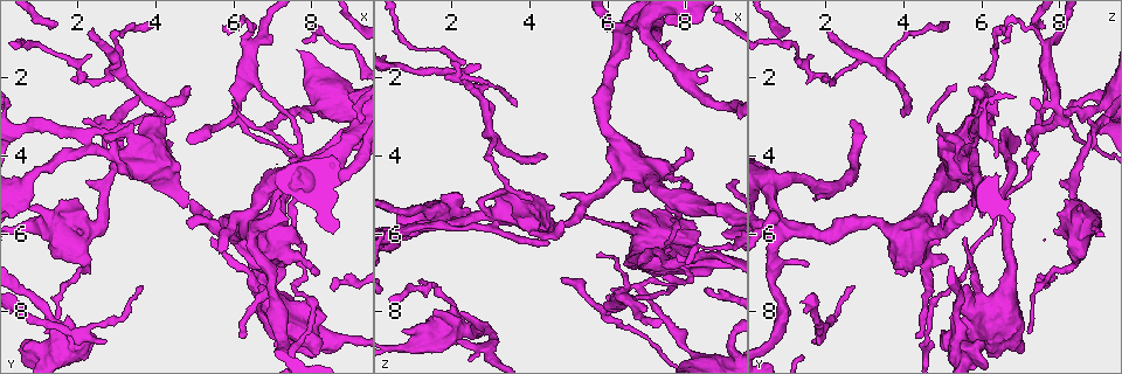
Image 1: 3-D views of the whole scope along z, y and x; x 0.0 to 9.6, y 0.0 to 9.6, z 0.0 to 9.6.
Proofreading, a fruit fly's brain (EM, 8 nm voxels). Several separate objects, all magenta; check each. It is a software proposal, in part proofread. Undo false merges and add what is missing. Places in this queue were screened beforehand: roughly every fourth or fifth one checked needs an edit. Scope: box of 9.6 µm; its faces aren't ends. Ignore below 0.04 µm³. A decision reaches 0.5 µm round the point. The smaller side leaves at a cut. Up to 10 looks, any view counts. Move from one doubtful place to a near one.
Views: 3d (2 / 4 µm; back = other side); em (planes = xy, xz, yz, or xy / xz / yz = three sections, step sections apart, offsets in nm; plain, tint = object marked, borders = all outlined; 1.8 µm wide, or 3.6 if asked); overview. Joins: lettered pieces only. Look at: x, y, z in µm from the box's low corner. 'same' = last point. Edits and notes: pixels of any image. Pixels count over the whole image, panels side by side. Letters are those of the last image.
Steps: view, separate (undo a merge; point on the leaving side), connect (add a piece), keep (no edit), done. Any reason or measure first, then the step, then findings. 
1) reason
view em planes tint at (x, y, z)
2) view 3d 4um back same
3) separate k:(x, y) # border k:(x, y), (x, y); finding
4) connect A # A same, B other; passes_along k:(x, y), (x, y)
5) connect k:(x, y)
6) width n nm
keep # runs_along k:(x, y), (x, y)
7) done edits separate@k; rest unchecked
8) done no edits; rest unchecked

arms part here
view em planes tint at (2.25, 3.85, 5.70)

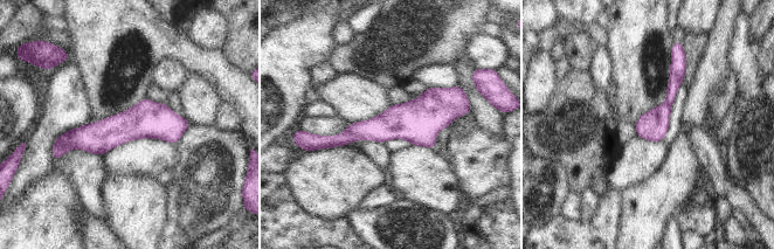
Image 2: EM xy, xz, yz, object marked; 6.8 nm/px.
view em planes borders same

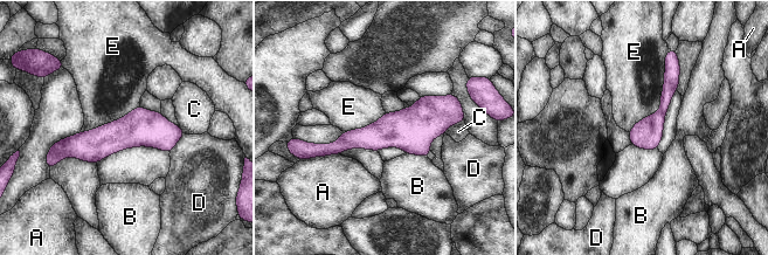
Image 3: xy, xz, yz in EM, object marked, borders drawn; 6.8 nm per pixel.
separate 3:(671, 80) # A other, B other, C other, D other, E other; part_leaving 3:(668, 64), (670, 88), (663, 108); two neurons meet here

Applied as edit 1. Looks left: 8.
thick turns thin
view em 3.6um planes plain at (7.55, 4.75, 6.75)

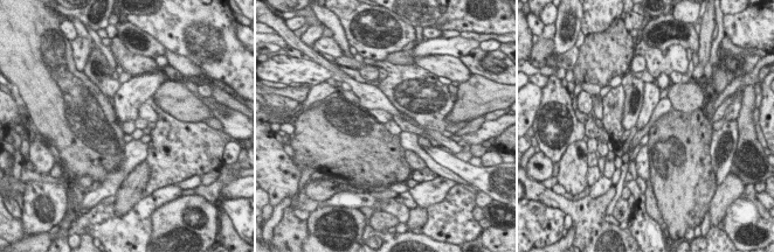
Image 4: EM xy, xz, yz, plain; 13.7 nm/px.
view em 3.6um planes tint same

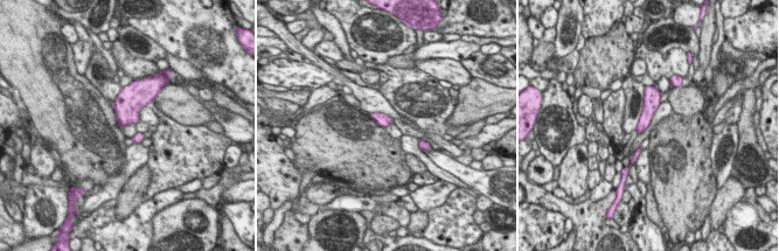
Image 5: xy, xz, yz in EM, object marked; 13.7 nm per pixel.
view em 3.6um planes borders same

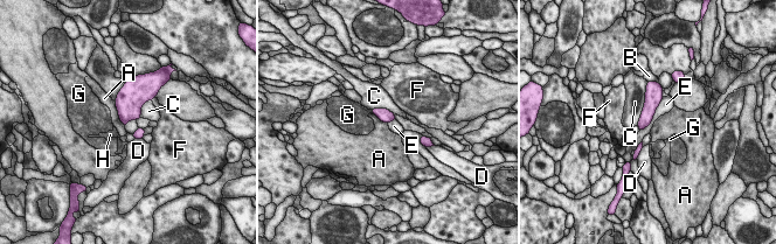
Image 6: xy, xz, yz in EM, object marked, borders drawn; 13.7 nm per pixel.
keep # A other, B other, C other, D other, E other, F other, G other, H other; all the same neuron

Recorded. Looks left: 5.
view overview

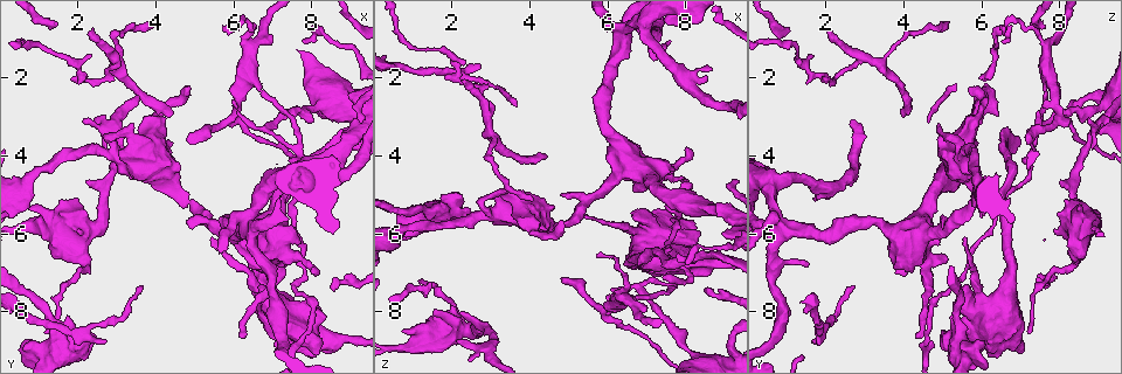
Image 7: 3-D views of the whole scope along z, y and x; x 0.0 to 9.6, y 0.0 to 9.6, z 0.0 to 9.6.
branch stops here
view em planes borders at (2.20, 4.70, 8.05)

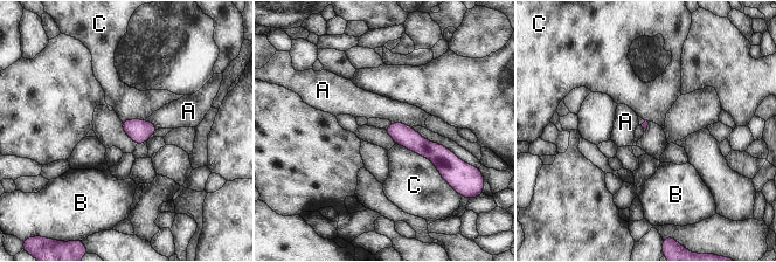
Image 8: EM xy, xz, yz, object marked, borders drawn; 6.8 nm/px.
keep # A other, B other, C other; border 8:(392, 123), (400, 122), (410, 128); no lettered piece goes on from it

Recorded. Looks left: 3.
an open end
view em xy step 8 borders at (2.30, 0.80, 2.15)

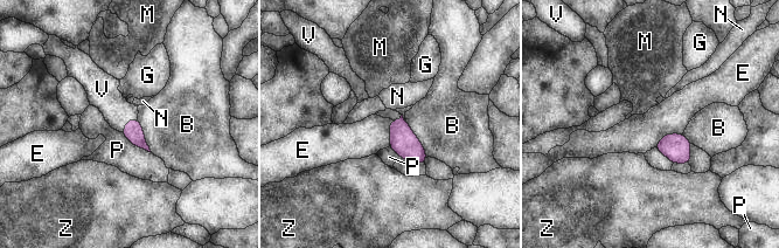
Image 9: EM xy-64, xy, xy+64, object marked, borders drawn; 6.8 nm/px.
cut it another way
view em planes borders same

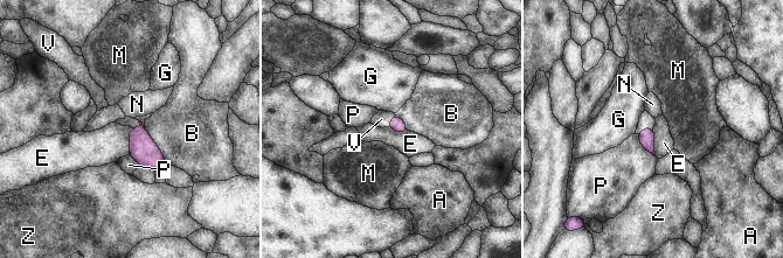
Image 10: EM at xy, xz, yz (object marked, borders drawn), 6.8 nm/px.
connect V # A other, B other, E other, G other, M other, N other, P other, V same, Z other; passes_along 10:(646, 137), (646, 127), (645, 119); it goes on there

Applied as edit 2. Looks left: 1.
done edits separate@3, connect@10; rest unchecked

